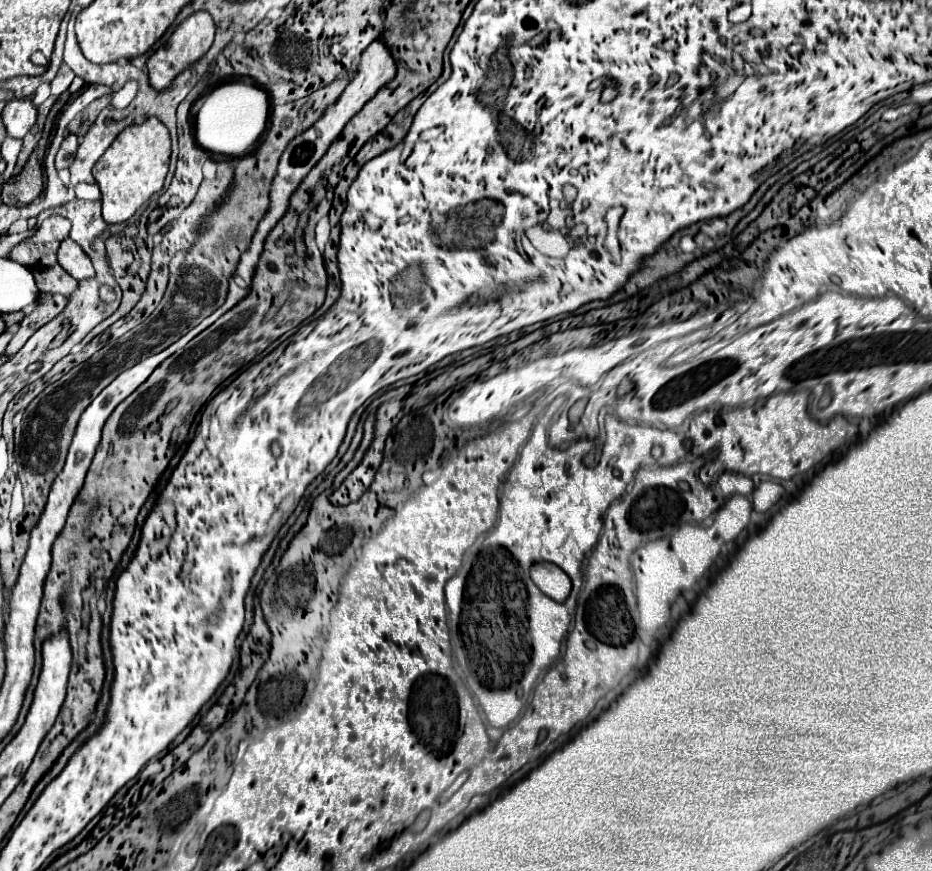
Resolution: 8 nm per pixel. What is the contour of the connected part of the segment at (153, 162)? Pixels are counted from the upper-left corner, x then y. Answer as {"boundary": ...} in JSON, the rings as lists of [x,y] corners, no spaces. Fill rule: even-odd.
{"boundary":[[[150,117],[142,125],[126,127],[110,149],[94,165],[94,179],[102,191],[102,217],[106,223],[124,223],[136,209],[148,201],[156,191],[162,189],[164,177],[168,173],[170,159],[170,135],[168,129]]]}

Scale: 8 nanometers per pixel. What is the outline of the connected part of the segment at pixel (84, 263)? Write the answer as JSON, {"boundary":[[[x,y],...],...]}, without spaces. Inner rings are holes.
{"boundary":[[[66,237],[60,243],[58,249],[58,263],[62,265],[62,269],[66,269],[66,273],[70,273],[74,279],[82,281],[82,279],[90,279],[94,277],[94,267],[90,257],[84,253],[84,249],[72,241],[70,237]]]}

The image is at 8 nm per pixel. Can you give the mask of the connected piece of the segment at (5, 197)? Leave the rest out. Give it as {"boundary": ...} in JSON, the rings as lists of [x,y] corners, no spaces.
{"boundary":[[[38,143],[20,175],[8,179],[2,187],[2,201],[6,205],[28,205],[42,193],[42,161],[46,143]]]}

